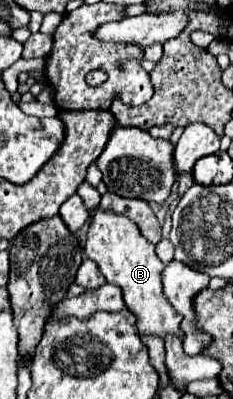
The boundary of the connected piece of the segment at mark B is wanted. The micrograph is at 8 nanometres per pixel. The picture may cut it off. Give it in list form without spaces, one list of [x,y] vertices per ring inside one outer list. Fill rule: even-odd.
[[[95,208],[91,212],[85,254],[91,260],[95,260],[95,264],[99,266],[99,270],[107,282],[117,284],[123,290],[127,308],[131,312],[135,312],[135,316],[139,318],[139,322],[137,322],[139,334],[165,336],[167,332],[171,332],[171,334],[183,336],[179,330],[183,316],[179,316],[179,312],[175,312],[175,308],[163,294],[163,286],[161,286],[163,262],[157,258],[155,246],[151,246],[151,242],[145,240],[145,236],[139,232],[135,222],[131,222],[129,218],[119,216],[111,210]]]

